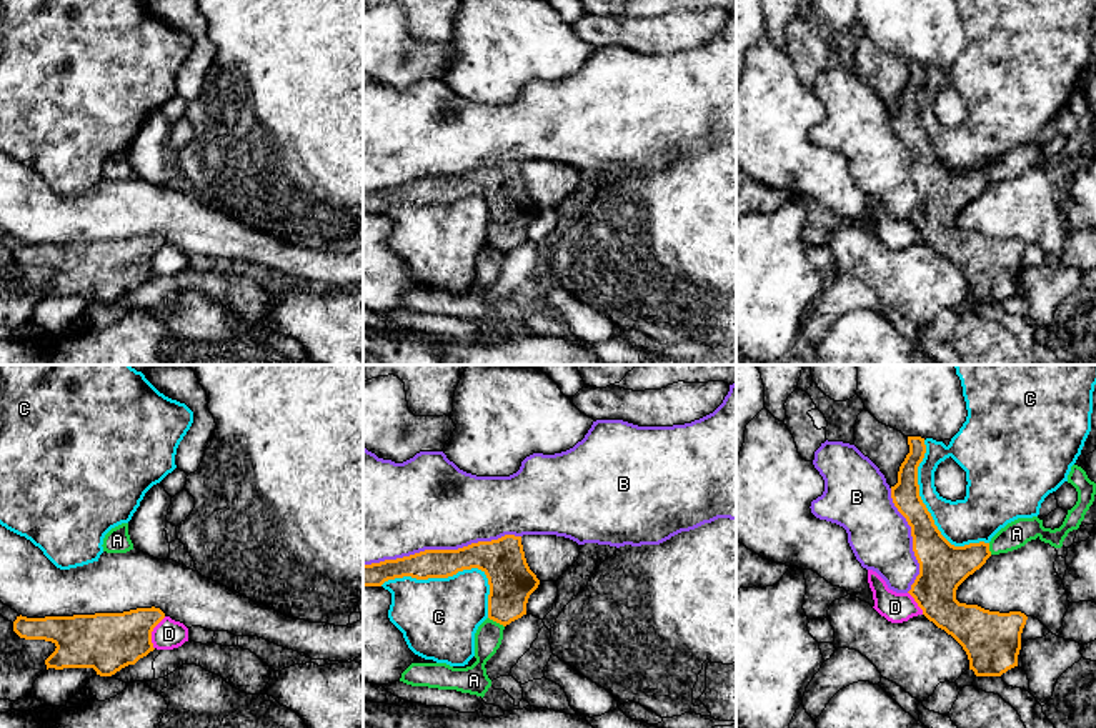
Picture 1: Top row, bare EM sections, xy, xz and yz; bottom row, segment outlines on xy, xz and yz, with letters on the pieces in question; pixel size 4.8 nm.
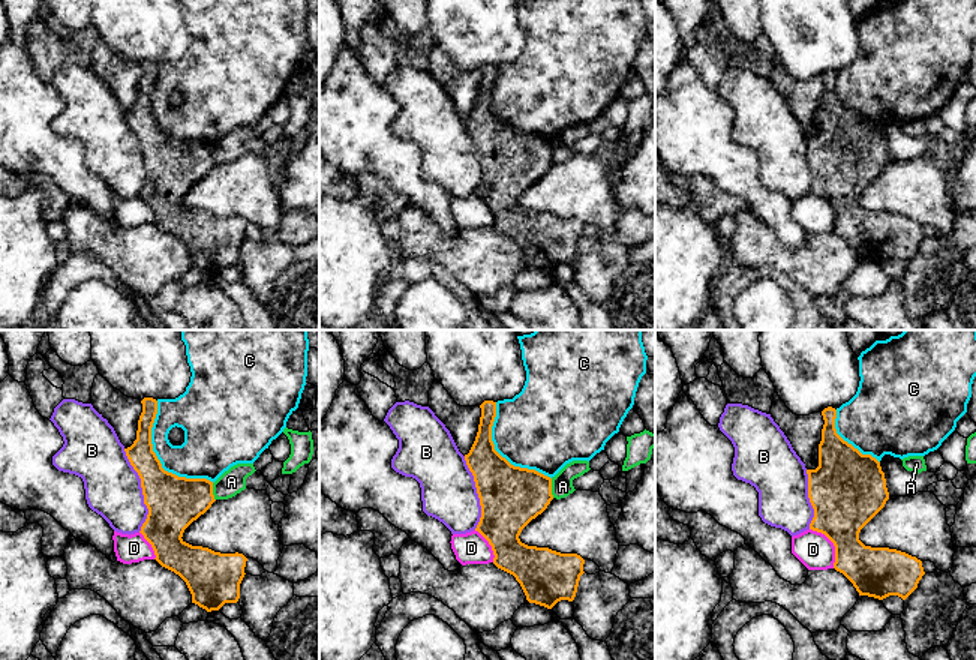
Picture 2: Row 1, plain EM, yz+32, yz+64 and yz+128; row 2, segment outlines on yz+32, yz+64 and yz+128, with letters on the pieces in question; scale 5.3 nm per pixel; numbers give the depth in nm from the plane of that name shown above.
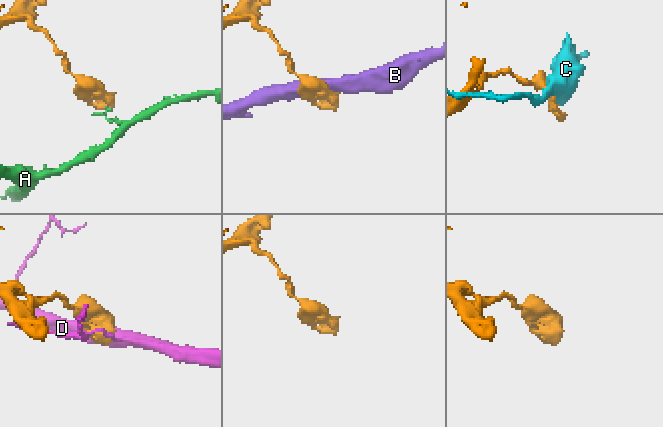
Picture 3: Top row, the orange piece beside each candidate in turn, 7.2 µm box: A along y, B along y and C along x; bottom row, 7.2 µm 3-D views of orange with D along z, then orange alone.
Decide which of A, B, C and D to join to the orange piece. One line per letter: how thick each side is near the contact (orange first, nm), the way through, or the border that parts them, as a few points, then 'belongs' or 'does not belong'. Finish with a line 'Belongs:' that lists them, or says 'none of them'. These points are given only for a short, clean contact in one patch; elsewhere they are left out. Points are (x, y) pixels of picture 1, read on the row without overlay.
A: 220 nm thick on the orange side, 130 nm on the other; border along xz (488, 244), (503, 254); does not belong
B: 160 nm thick on the orange side, 460 nm on the other; does not belong
C: 220 nm thick on the orange side, 380 nm on the other; does not belong
D: 280 nm thick on the orange side, 140 nm on the other; does not belong
Belongs: none of them

